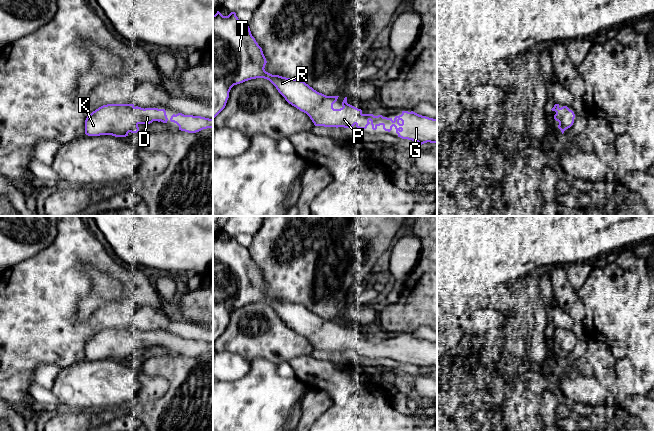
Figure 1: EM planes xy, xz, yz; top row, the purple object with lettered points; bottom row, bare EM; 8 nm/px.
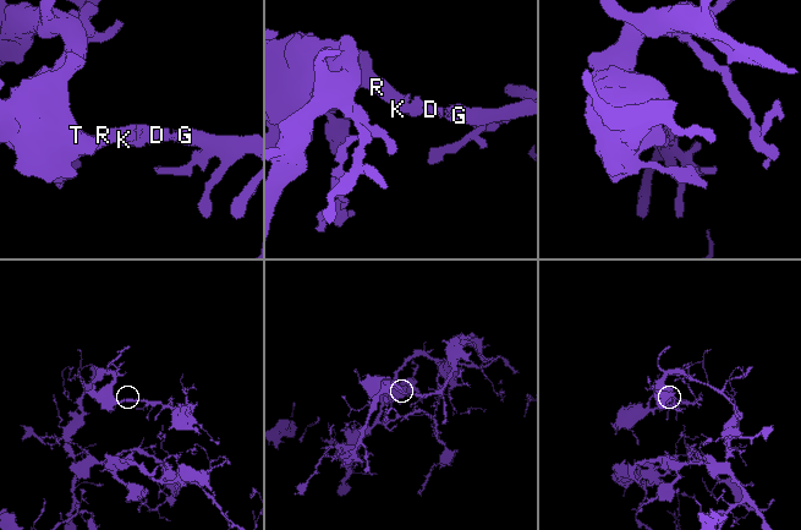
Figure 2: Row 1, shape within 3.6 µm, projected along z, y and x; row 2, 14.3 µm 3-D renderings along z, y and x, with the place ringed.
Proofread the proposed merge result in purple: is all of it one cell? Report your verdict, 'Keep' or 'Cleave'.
Keep

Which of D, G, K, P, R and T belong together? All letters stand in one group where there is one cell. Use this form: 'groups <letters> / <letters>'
groups D G K P R T

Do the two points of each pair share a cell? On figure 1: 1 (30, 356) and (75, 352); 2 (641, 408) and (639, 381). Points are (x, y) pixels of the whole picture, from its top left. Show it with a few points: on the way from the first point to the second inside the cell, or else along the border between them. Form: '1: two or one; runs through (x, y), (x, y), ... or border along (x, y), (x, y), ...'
1: one; runs through (41, 352), (64, 352)
2: two; border along (620, 391), (626, 395), (643, 396)

